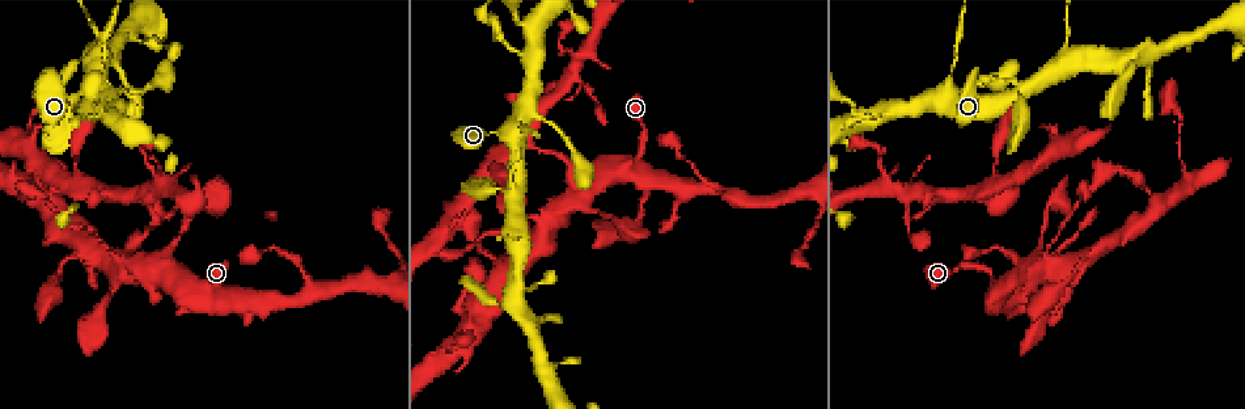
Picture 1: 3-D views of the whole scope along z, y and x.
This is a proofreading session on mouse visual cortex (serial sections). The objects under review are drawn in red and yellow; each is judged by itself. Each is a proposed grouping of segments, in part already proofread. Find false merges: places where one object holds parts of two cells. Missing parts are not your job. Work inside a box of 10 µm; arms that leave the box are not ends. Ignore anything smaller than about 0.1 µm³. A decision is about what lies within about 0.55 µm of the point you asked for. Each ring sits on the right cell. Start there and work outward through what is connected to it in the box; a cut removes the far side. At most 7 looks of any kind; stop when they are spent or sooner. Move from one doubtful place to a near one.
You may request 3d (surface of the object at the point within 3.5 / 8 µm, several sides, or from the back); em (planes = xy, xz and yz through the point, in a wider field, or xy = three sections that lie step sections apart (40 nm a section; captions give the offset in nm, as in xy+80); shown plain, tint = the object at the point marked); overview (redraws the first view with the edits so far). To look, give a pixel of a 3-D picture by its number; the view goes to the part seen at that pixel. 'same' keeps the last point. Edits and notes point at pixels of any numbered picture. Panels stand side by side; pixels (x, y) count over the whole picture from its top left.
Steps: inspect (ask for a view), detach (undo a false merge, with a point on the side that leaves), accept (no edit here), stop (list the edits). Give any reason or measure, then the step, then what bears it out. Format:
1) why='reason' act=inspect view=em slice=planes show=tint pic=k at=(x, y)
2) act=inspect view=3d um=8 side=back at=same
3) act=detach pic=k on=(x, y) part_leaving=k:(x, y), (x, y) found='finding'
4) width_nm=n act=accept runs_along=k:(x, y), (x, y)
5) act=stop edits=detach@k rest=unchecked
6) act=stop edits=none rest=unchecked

why='abrupt turn' act=inspect view=3d um=3.5 pic=1 at=(516, 140)

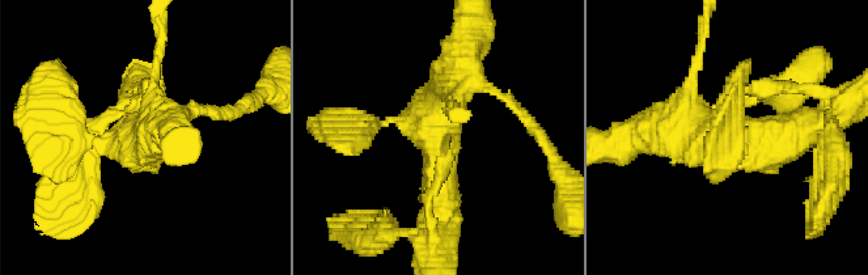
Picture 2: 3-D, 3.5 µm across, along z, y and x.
arms=4 arm_widths_nm=300,350,450,500 act=inspect view=em slice=planes show=plain pic=2 at=(439, 137)

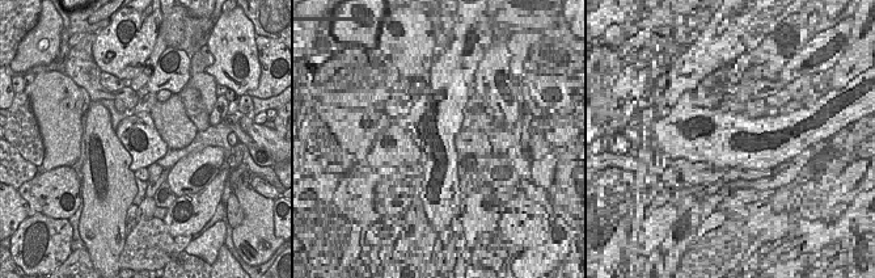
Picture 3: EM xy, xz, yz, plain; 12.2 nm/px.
why='where the object lies' act=inspect view=em slice=planes show=tint at=same

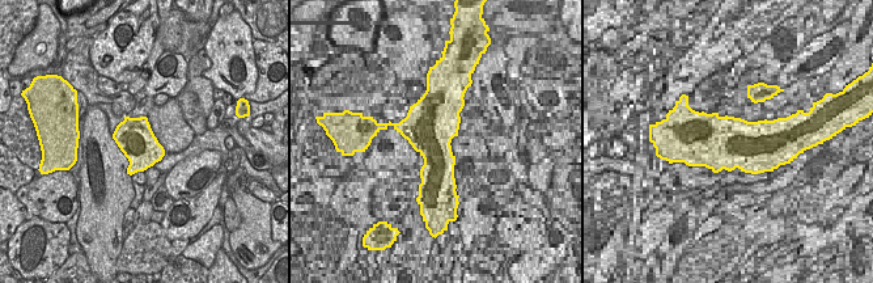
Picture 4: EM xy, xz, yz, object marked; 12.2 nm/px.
act=accept runs_along=2:(727, 140), (774, 144), (814, 125) found='all the same cell'

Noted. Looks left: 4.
why='three arms meet' act=inspect view=3d um=3.5 pic=1 at=(537, 25)

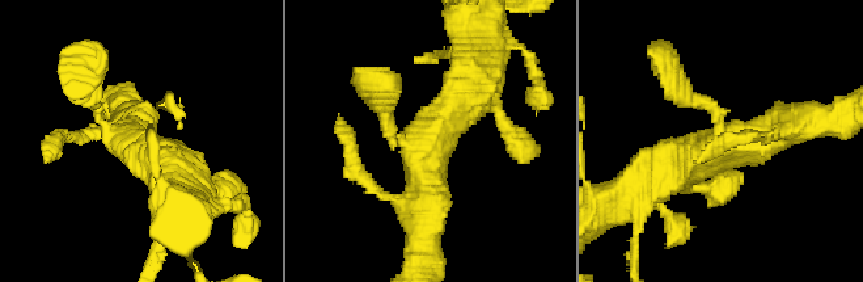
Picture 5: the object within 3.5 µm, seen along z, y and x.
arms=3 arm_widths_nm=200,450,450 act=inspect view=em slice=planes show=tint pic=5 at=(132, 141)

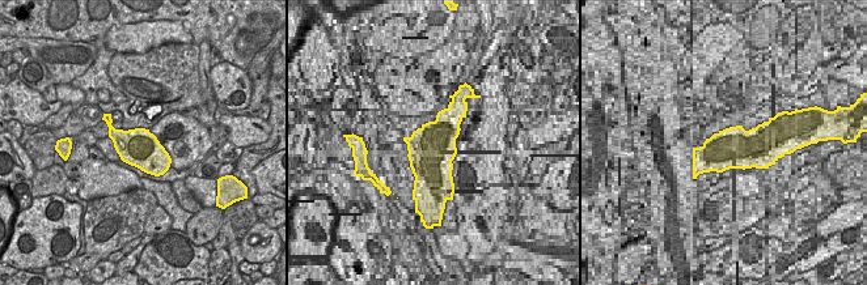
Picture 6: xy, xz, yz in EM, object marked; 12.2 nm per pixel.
act=accept runs_along=5:(422, 230), (427, 142), (483, 101) found='all the same cell'

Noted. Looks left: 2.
why='narrows sharply' act=inspect view=3d um=3.5 pic=1 at=(446, 350)

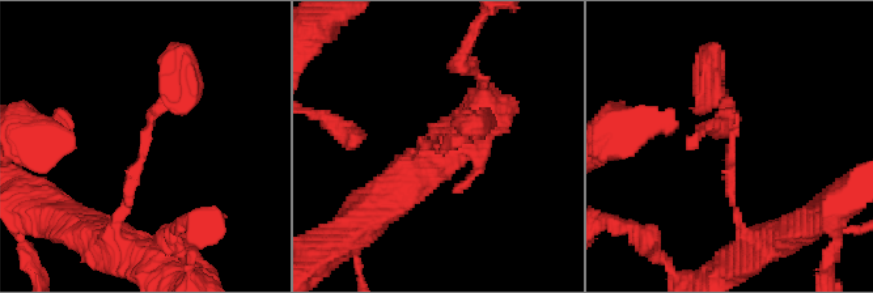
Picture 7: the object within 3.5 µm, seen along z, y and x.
act=inspect view=em slice=planes show=tint pic=7 at=(433, 147)

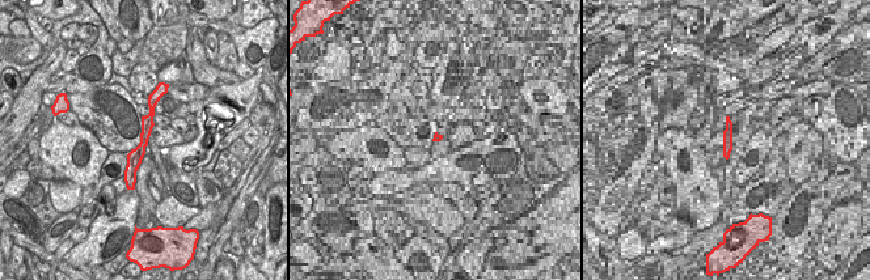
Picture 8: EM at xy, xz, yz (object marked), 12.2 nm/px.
act=accept runs_along=7:(117, 221), (148, 120), (181, 93), (181, 76) found='all the same cell'

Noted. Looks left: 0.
act=stop edits=none rest=unchecked

